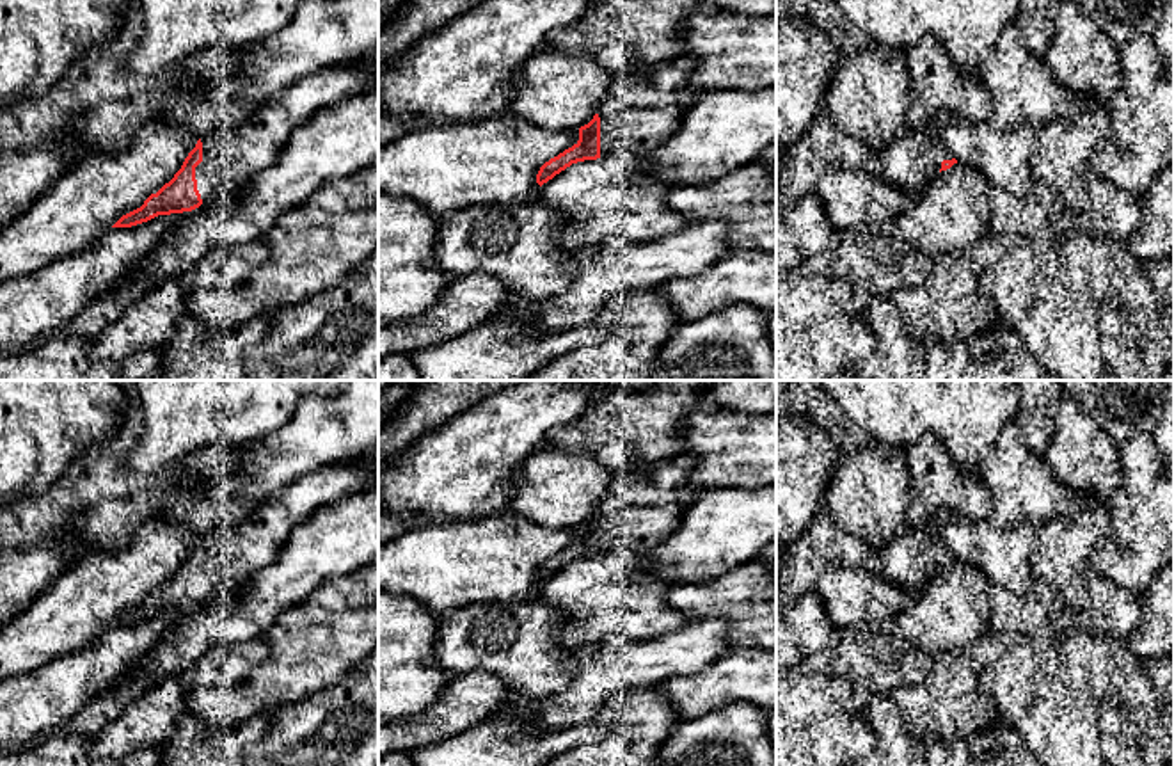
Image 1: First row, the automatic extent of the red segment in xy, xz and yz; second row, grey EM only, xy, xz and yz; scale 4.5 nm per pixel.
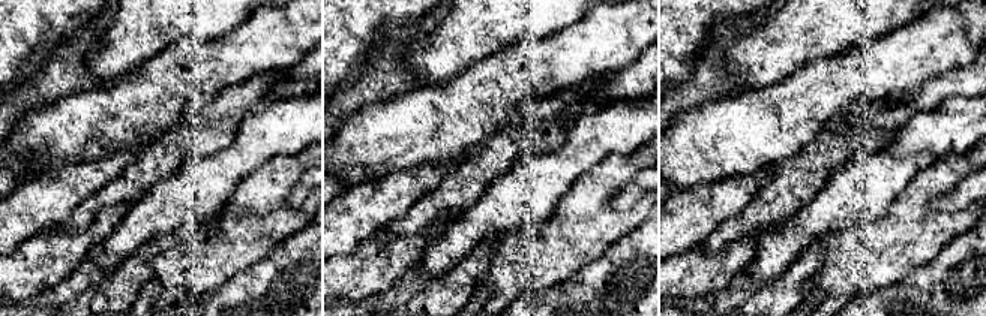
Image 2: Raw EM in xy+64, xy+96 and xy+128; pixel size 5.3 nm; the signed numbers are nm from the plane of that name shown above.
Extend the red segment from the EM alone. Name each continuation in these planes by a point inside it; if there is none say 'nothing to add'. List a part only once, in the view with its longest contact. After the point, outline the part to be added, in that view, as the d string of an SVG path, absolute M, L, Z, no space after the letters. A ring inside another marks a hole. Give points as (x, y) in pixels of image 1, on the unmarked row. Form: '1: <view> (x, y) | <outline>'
1: xy (231, 555) | M368 453L350 464L311 471L281 491L258 494L240 524L201 537L202 560L195 578L202 602L274 562L290 533L321 505L364 489L377 475L377 457Z

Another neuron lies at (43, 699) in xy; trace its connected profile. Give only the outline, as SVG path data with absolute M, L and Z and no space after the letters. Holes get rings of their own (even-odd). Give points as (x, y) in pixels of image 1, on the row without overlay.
M179 611L158 613L131 626L110 626L96 642L69 656L60 656L27 674L0 681L0 752L21 750L32 739L55 730L85 704L115 686L144 661L151 649L176 624Z

